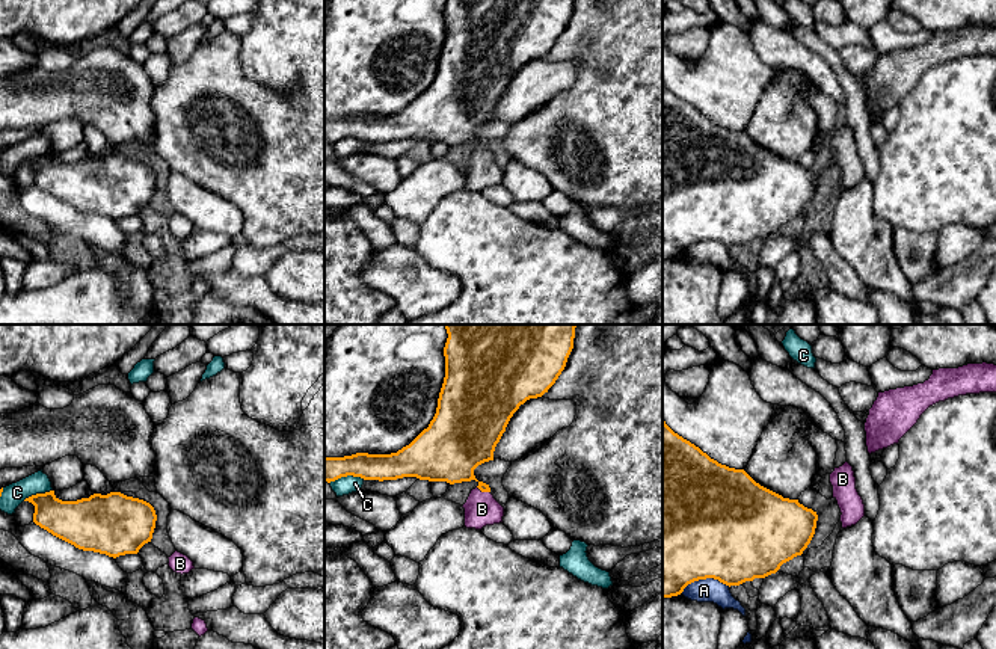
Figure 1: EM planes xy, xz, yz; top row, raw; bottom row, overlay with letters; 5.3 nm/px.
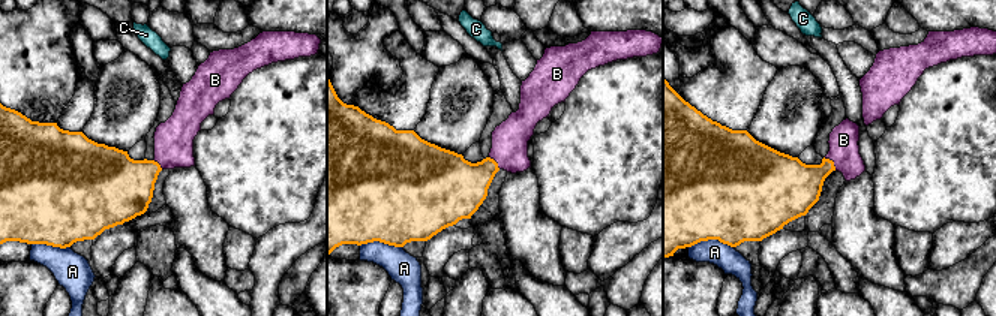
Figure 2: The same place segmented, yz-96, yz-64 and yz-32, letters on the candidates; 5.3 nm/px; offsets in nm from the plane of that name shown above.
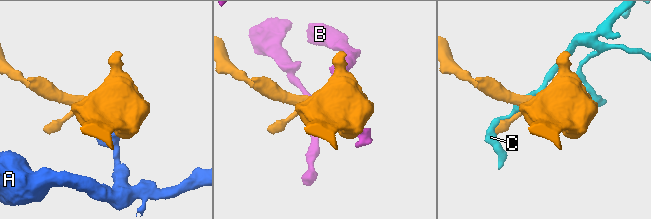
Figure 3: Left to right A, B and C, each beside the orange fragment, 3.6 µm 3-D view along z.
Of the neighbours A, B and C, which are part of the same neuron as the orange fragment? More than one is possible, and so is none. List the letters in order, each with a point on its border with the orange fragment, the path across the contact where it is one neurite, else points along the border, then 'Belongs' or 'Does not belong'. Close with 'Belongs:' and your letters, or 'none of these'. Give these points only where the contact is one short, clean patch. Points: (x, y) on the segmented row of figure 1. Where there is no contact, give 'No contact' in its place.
A: Touches orange at yz (705, 578). Boundary: yz (729, 586), (713, 578), (699, 578), (681, 592). Does not belong
B: Touches orange at xz (483, 491). Path across: xz (451, 456), (480, 483), (483, 491), (482, 509). Belongs
C: Touches orange at xy (36, 494). Does not belong
Belongs: B

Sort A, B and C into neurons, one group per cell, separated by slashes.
A / B / C

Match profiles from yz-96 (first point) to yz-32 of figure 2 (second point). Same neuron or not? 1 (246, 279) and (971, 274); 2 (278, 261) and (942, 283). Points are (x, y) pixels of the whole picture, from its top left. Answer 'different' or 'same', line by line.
1: same
2: different

